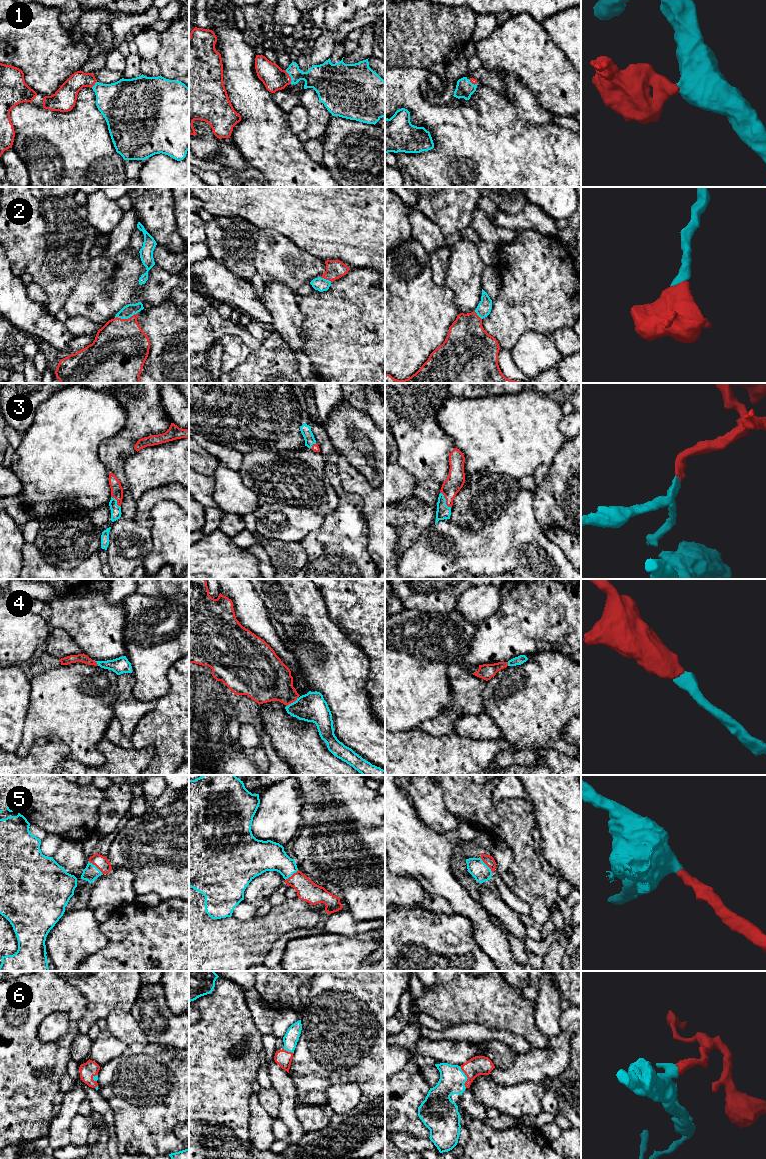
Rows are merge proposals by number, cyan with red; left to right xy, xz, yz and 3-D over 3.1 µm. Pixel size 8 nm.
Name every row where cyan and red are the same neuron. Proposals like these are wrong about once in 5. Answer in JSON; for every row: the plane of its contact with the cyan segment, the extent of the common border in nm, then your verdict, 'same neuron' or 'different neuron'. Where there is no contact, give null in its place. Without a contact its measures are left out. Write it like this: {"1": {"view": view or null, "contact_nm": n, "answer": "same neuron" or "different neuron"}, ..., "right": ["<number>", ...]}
{"1": {"view": "xz", "contact_nm": 120, "answer": "same neuron"}, "2": {"view": "xy", "contact_nm": 190, "answer": "same neuron"}, "3": {"view": "yz", "contact_nm": 150, "answer": "same neuron"}, "4": {"view": "xz", "contact_nm": 120, "answer": "same neuron"}, "5": {"view": "yz", "contact_nm": 170, "answer": "same neuron"}, "6": {"view": "yz", "contact_nm": 190, "answer": "same neuron"}, "right": ["1", "2", "3", "4", "5", "6"]}

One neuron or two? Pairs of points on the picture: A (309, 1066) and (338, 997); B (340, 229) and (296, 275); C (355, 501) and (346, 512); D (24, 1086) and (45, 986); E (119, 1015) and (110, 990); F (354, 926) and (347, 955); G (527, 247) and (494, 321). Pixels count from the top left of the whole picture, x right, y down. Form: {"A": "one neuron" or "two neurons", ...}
{"A": "one neuron", "B": "two neurons", "C": "one neuron", "D": "one neuron", "E": "two neurons", "F": "two neurons", "G": "one neuron"}

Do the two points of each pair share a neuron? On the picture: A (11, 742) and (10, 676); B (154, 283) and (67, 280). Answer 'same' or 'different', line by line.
A: same
B: different

